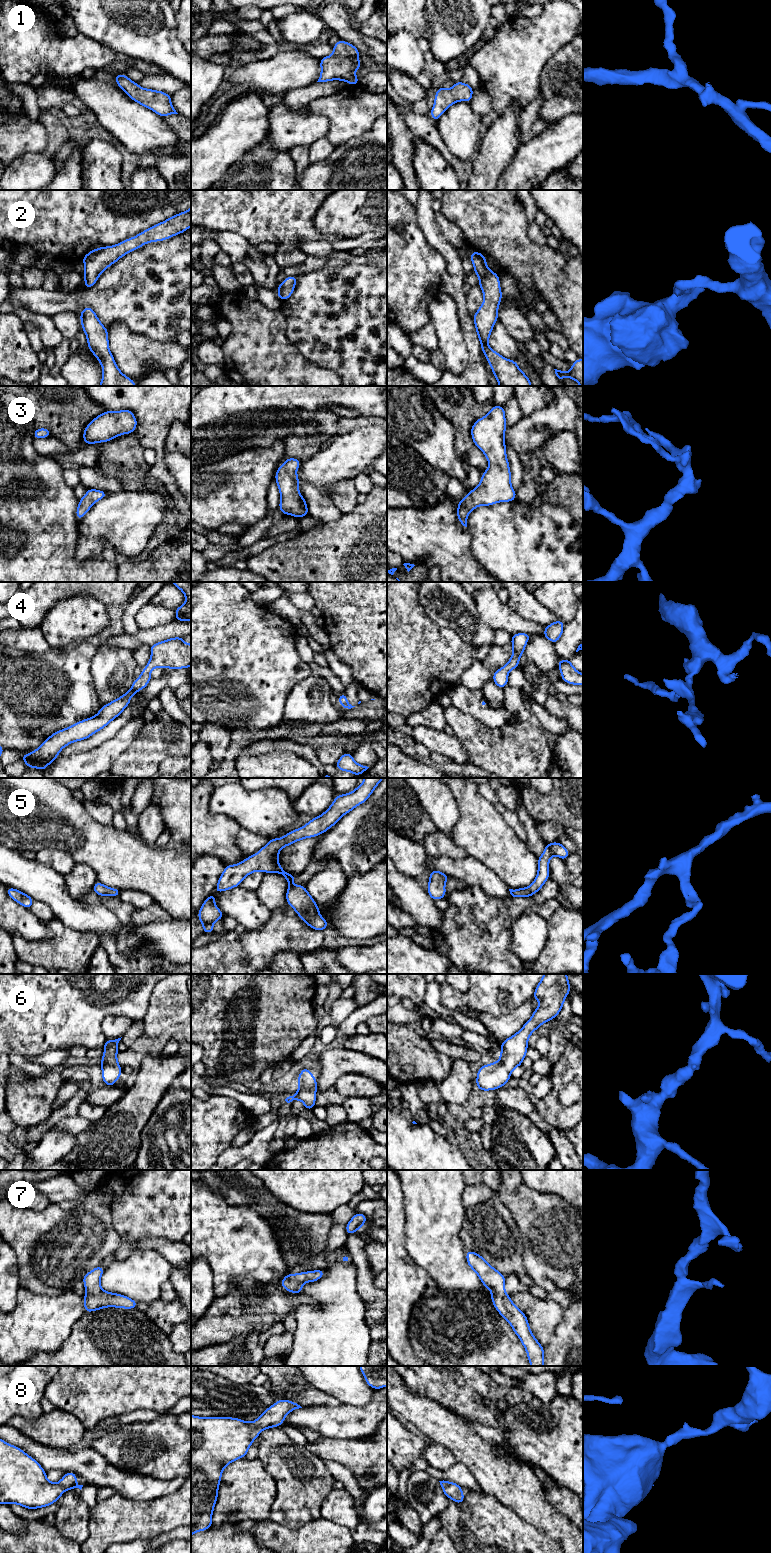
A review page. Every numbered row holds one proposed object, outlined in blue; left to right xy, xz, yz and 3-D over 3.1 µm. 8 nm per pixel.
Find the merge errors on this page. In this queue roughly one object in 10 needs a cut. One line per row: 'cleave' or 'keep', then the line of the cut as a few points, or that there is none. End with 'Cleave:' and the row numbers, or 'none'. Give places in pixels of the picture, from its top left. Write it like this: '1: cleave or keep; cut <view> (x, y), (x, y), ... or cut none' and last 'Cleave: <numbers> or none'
1: keep; cut none
2: keep; cut none
3: keep; cut none
4: keep; cut none
5: keep; cut none
6: keep; cut none
7: keep; cut none
8: keep; cut none
Cleave: none

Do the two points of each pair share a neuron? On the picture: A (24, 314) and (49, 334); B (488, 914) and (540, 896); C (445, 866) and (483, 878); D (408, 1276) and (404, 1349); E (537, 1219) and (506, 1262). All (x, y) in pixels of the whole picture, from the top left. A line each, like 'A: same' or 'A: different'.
A: same
B: same
C: same
D: same
E: different

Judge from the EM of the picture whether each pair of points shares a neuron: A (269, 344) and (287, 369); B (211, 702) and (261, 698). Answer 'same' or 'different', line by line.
A: same
B: same

